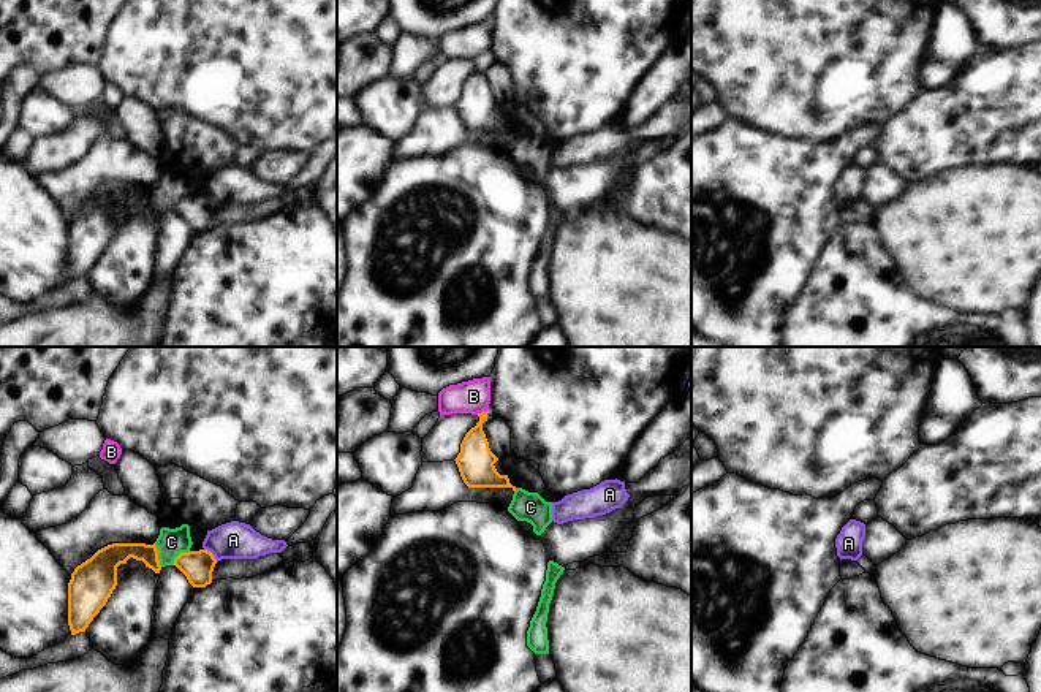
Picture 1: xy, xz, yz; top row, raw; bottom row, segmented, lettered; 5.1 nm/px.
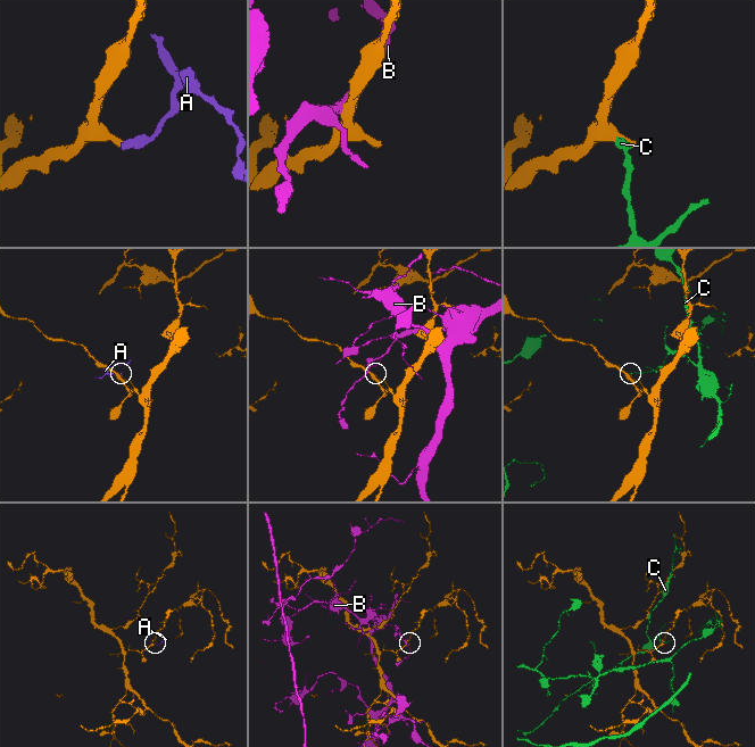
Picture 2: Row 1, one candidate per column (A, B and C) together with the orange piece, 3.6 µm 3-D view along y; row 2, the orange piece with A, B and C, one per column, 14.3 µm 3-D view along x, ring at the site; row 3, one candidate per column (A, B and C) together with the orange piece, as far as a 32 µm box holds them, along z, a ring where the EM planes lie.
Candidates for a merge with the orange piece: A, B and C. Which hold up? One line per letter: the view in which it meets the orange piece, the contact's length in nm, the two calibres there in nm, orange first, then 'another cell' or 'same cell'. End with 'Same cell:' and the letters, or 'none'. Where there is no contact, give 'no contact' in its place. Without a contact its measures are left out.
A: xy | 100 nm | 160/190 nm | another cell
B: xz | 60 nm | 180/170 nm | another cell
C: xy | 130 nm | 120/140 nm | another cell
Same cell: none

